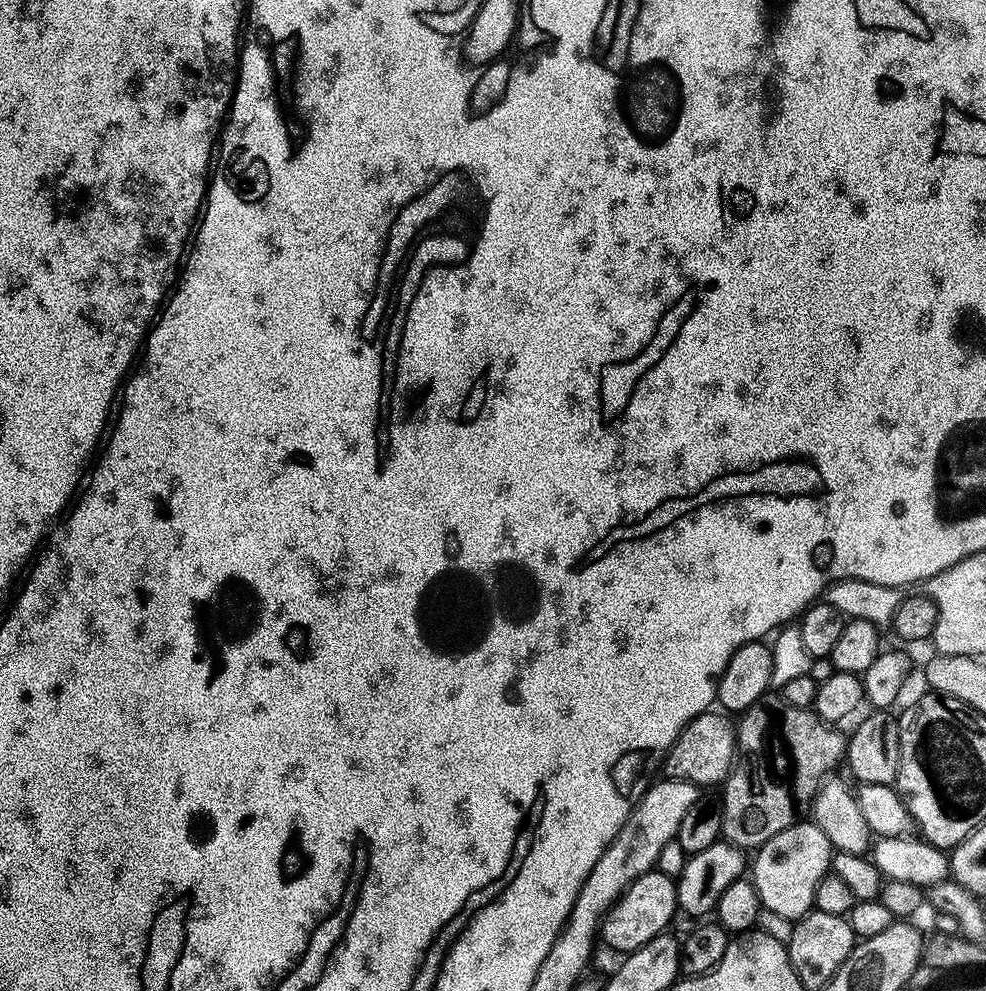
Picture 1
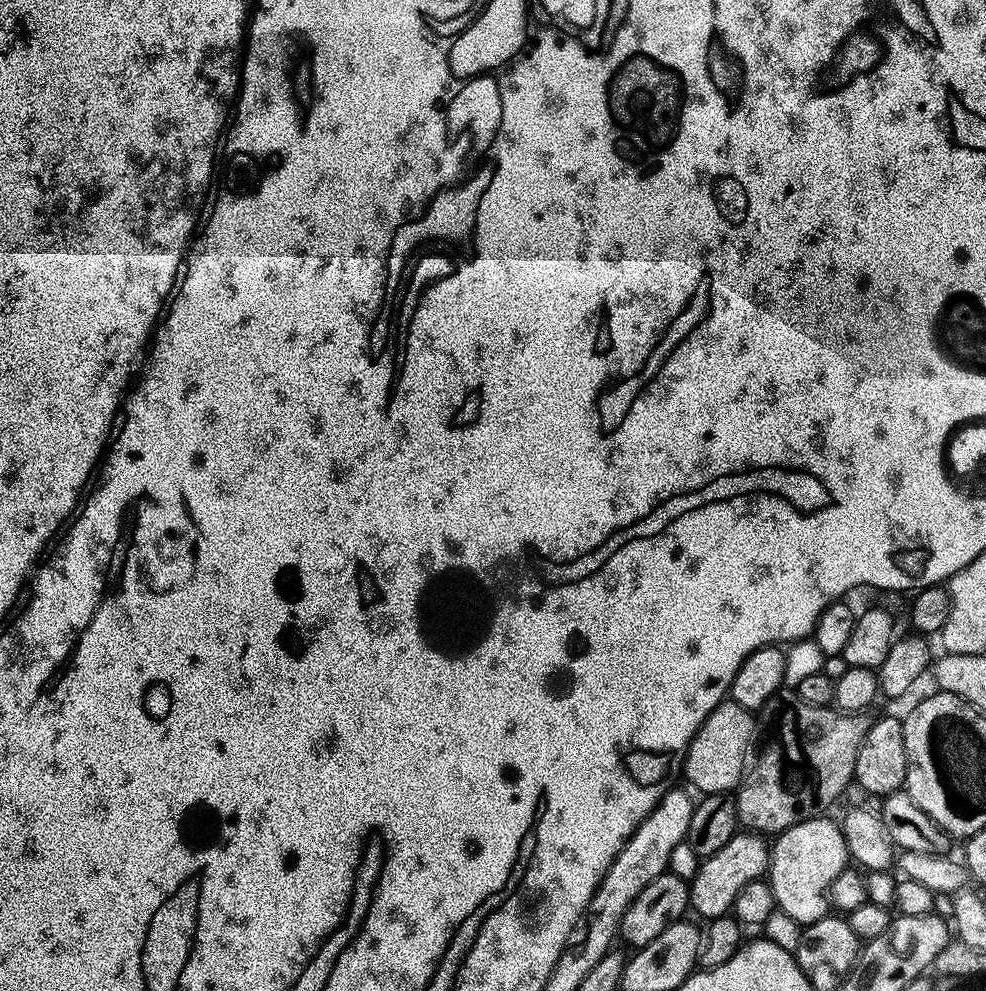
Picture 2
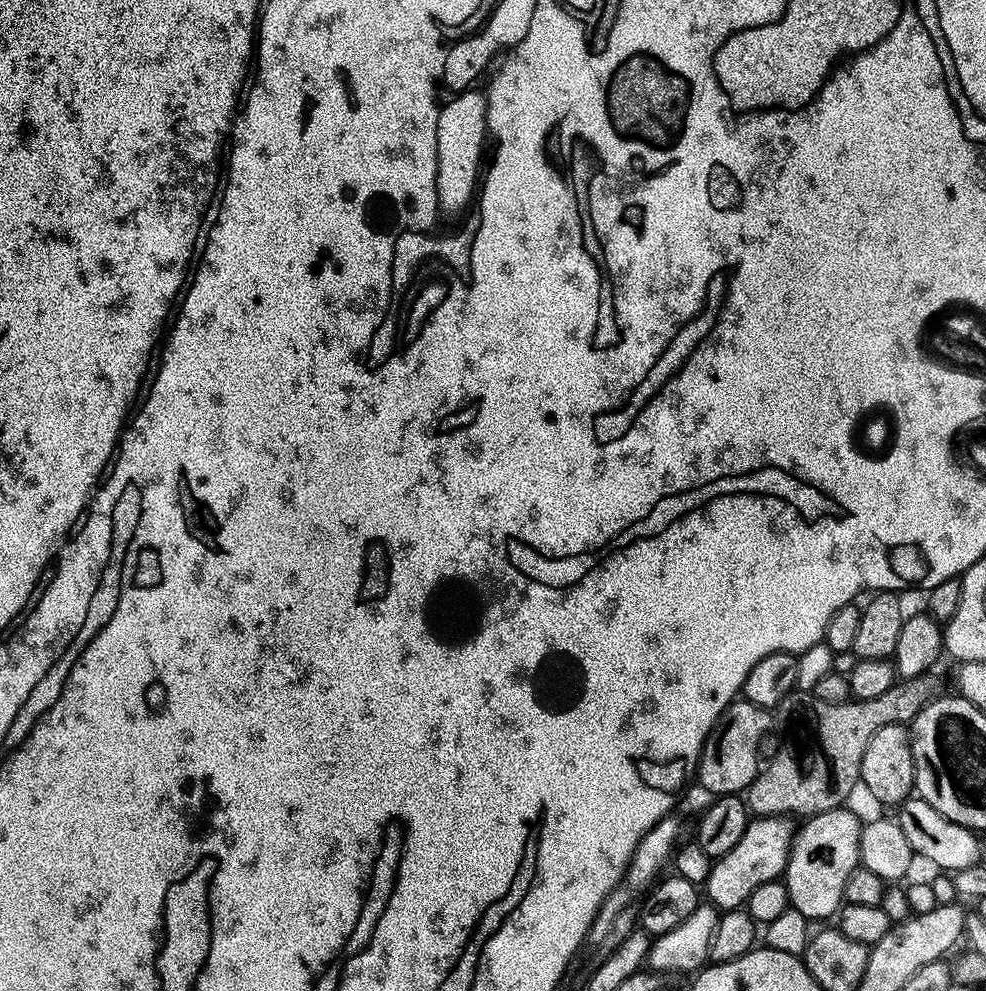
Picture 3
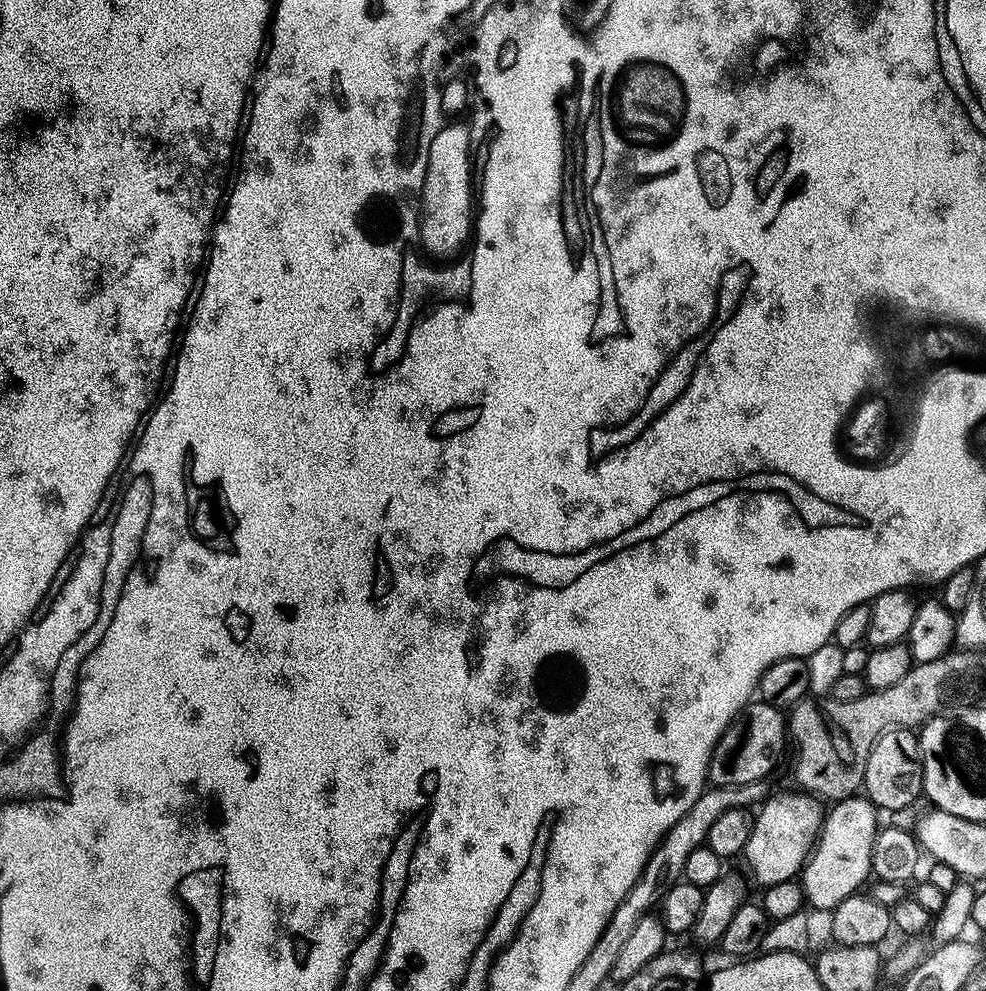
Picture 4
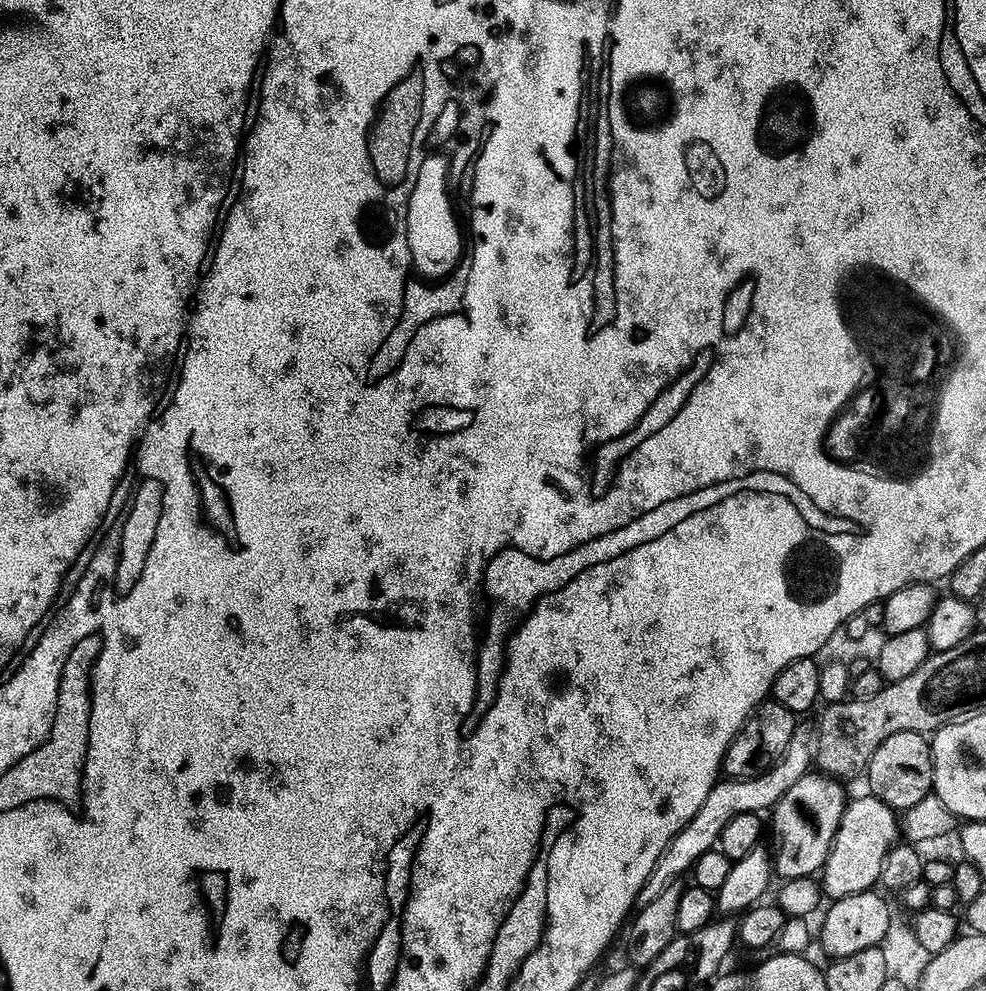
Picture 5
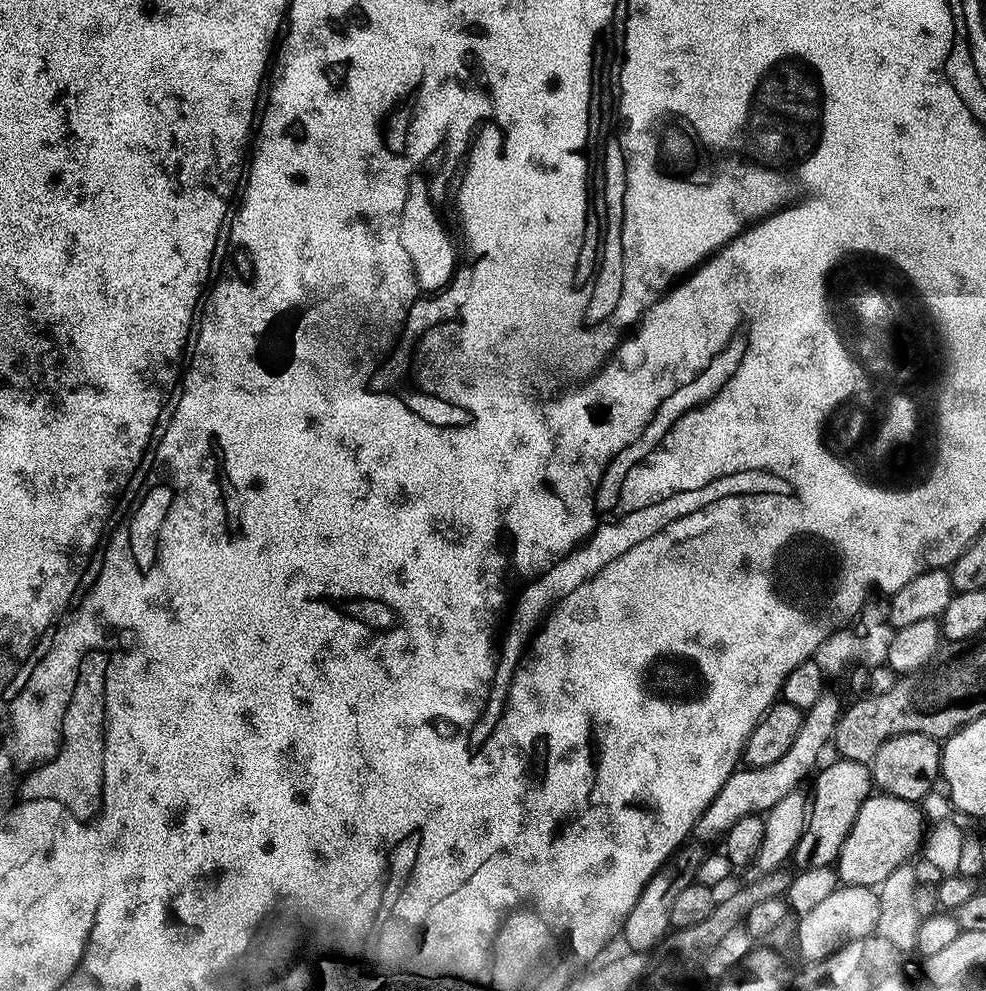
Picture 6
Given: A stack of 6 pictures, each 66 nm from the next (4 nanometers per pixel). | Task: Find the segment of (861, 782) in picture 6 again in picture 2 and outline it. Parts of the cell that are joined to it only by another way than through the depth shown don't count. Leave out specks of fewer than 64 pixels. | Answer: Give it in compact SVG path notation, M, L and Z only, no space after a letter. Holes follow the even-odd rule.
M737 831L736 836L730 838L730 842L722 846L722 850L718 850L718 854L710 854L701 859L698 874L694 874L690 882L691 911L704 916L705 921L729 915L741 890L767 873L769 855L769 841L761 833Z

